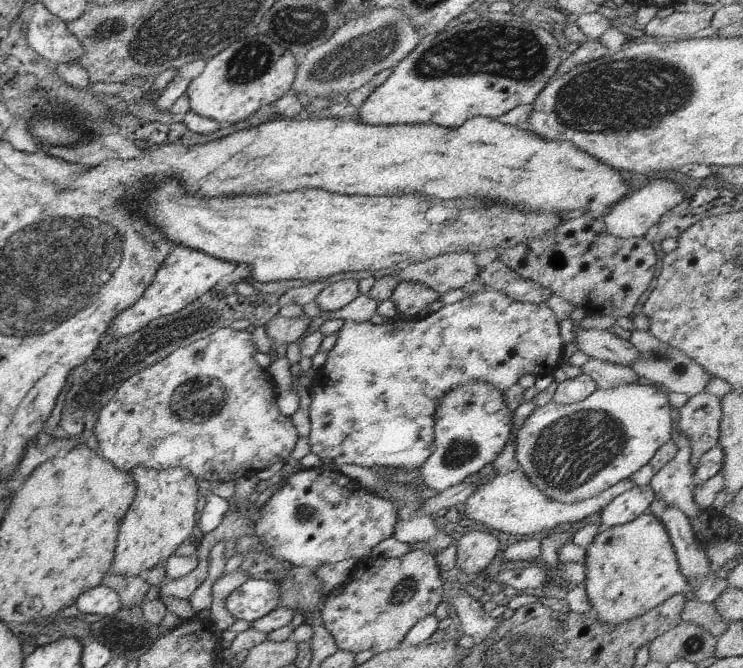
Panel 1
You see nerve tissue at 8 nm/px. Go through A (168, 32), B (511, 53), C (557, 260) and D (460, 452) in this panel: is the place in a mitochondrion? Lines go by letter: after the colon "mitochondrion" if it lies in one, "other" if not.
A: mitochondrion
B: mitochondrion
C: other
D: mitochondrion

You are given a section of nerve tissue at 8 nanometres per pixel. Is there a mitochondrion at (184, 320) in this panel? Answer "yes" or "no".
no

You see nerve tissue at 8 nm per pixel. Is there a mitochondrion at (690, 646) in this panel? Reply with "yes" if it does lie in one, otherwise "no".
yes

